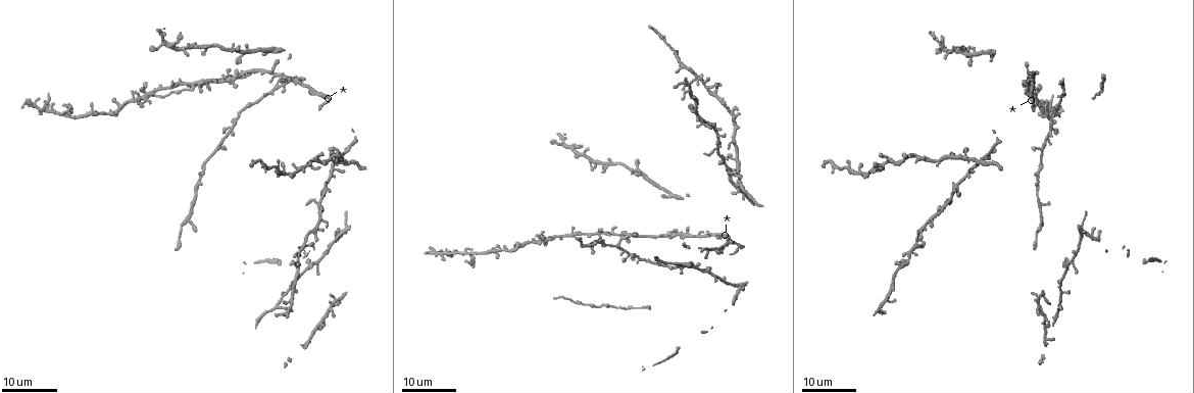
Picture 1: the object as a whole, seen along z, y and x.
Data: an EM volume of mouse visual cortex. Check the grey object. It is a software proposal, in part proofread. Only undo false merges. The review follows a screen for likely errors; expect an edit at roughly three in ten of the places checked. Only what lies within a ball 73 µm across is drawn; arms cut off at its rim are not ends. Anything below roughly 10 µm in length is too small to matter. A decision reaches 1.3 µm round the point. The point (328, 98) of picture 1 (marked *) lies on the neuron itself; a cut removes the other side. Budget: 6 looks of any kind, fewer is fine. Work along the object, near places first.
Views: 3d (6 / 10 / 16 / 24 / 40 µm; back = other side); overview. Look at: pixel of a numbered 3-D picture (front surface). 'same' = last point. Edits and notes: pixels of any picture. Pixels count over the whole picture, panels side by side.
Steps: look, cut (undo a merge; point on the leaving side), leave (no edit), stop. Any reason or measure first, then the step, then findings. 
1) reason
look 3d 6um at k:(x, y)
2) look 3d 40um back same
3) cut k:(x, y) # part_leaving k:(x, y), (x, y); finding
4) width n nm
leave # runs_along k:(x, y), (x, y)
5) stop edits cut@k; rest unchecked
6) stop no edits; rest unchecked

four arms meet
look 3d 24um at 1:(735, 185)

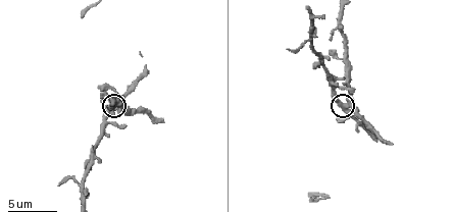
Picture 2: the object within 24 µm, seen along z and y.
look 3d 10um at 2:(344, 106)

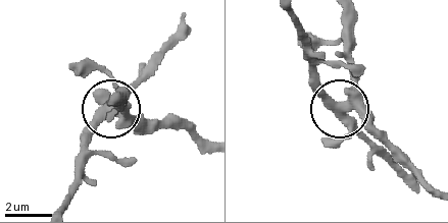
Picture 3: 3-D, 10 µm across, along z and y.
leave # all the same neuron

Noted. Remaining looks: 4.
four arms meet
look 3d 16um at 1:(306, 246)

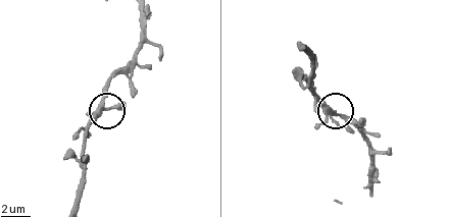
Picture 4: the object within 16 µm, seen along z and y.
look 3d 6um at 4:(329, 113)

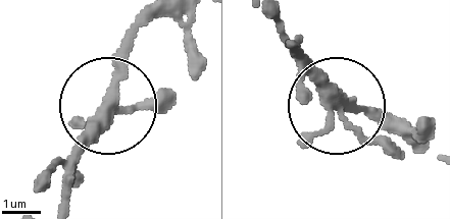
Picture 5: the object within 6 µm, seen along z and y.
look 3d 6um back at 5:(338, 111)

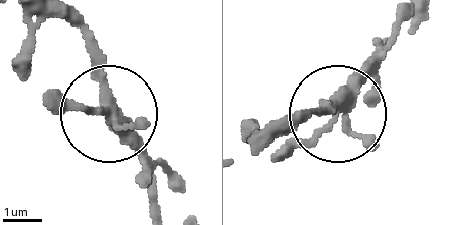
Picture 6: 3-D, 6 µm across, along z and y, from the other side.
leave # runs_along 6:(69, 23), (86, 43), (112, 130), (154, 176); one neuron here

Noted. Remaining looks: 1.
stop no edits; rest unchecked

